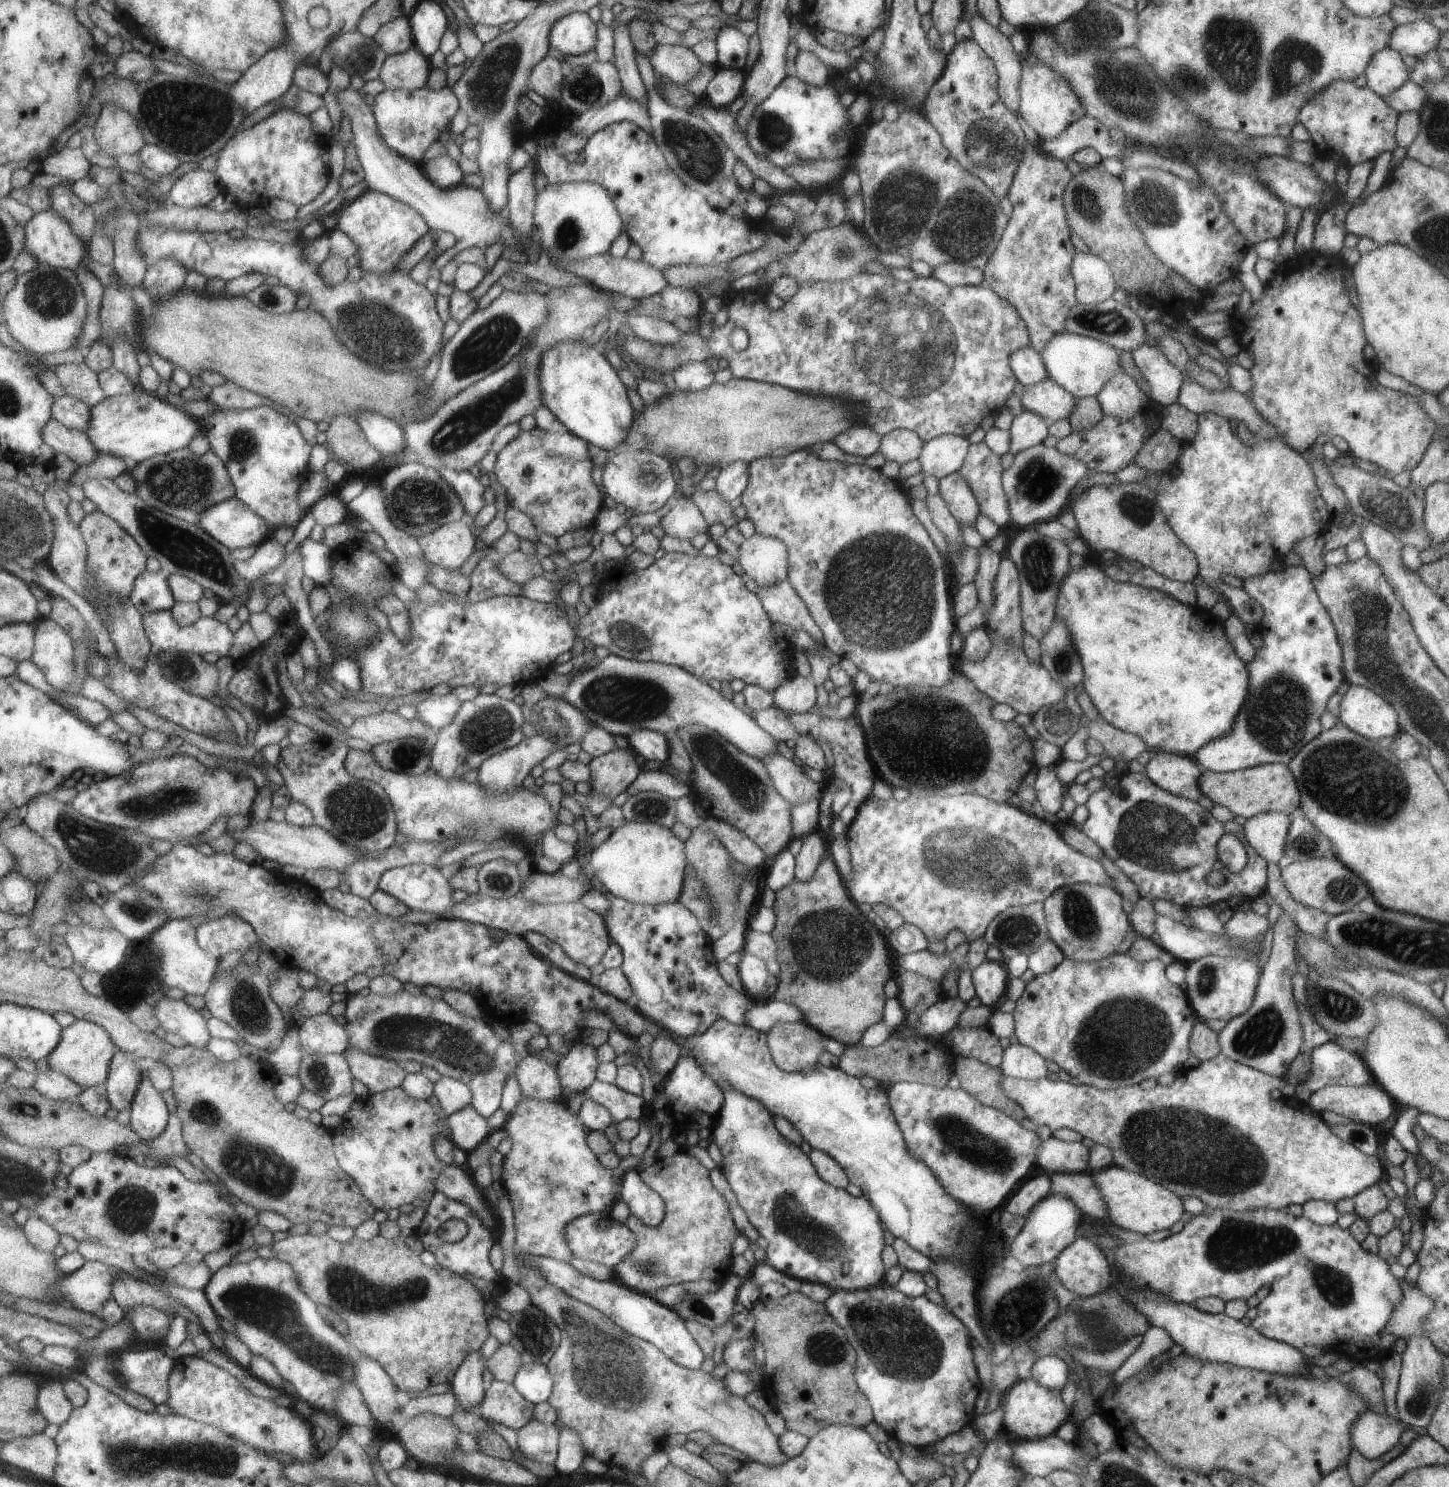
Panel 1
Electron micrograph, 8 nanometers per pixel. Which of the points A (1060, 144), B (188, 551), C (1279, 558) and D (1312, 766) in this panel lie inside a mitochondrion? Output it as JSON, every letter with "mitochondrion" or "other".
{"A":"other","B":"mitochondrion","C":"other","D":"mitochondrion"}

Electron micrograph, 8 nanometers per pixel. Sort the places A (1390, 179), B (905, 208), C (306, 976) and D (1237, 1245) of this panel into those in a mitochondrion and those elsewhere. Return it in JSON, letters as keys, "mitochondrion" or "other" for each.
{"A":"other","B":"mitochondrion","C":"other","D":"mitochondrion"}

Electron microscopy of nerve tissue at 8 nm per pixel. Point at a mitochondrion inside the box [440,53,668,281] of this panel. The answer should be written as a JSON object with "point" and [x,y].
{"point":[585,89]}

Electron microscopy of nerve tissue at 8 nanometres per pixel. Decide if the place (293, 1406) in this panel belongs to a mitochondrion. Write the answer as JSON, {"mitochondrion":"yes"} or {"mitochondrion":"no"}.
{"mitochondrion":"no"}

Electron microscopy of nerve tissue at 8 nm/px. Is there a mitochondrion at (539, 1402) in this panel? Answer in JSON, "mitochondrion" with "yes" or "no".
{"mitochondrion":"no"}

